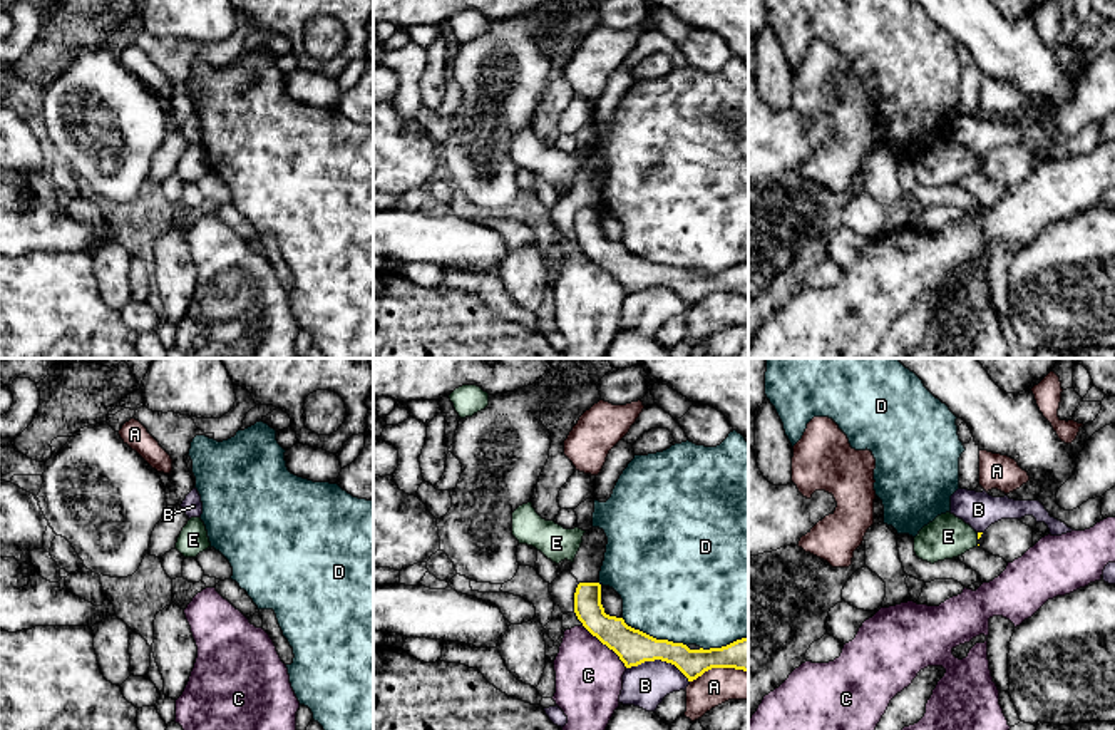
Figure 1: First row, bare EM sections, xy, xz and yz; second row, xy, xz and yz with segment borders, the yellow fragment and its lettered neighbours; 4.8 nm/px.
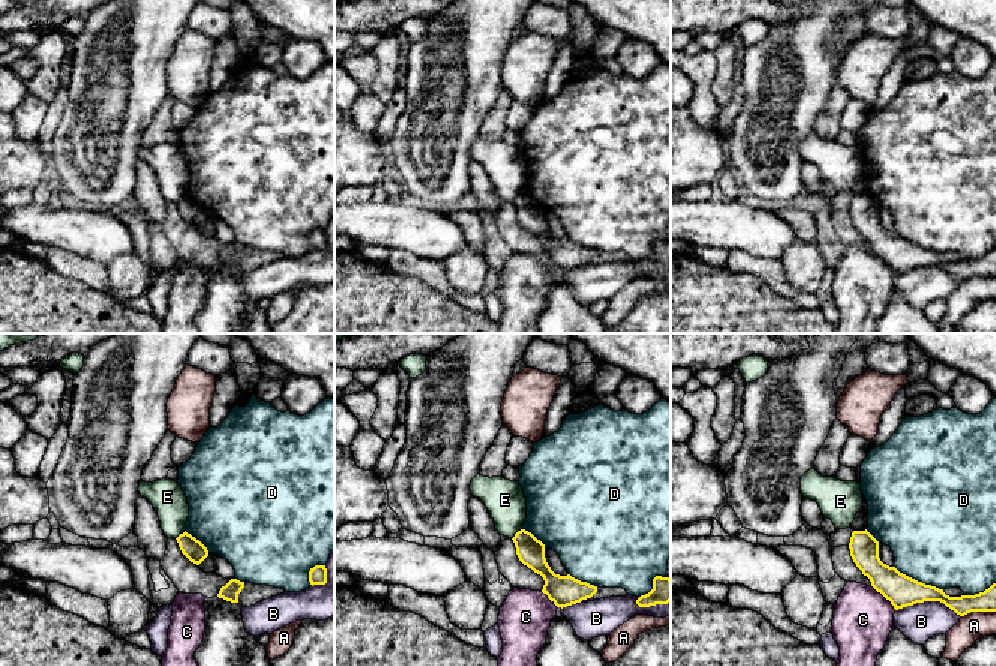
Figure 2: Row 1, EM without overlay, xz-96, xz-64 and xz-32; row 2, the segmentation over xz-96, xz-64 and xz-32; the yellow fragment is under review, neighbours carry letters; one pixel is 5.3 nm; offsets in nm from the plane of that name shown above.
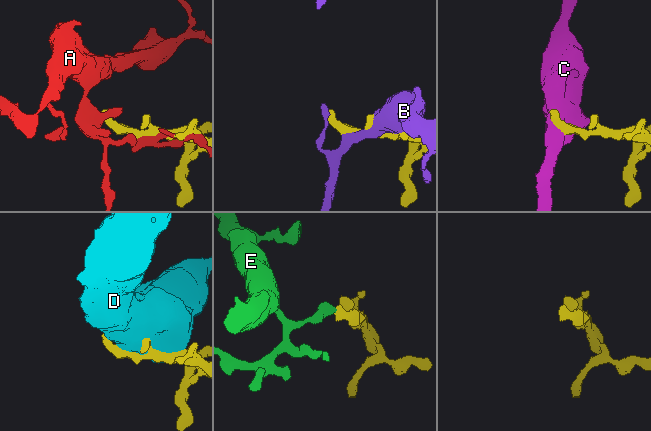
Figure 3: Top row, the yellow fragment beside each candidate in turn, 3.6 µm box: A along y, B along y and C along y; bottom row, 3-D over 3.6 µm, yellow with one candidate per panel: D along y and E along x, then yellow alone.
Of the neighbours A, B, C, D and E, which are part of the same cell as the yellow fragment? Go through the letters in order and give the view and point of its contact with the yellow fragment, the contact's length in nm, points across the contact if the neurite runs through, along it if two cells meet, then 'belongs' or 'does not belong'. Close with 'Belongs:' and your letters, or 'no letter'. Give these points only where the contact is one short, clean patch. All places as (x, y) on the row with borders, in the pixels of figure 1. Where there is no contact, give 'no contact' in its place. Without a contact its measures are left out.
A: xz (719, 667) | 280 nm | does not belong
B: xz (658, 658) | 320 nm | does not belong
C: xz (606, 645) | 300 nm | does not belong
D: xz (655, 638) | 340 nm | does not belong
E: yz (978, 536) | 30 nm | along yz (976, 533), (978, 538) | does not belong
Belongs: no letter

